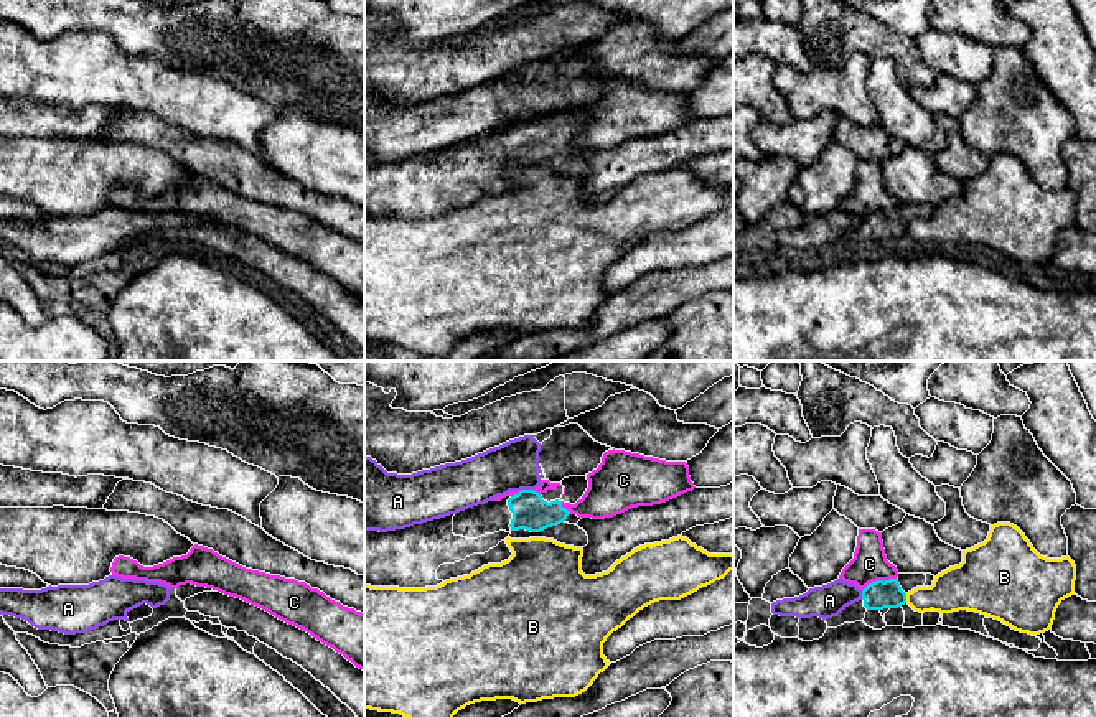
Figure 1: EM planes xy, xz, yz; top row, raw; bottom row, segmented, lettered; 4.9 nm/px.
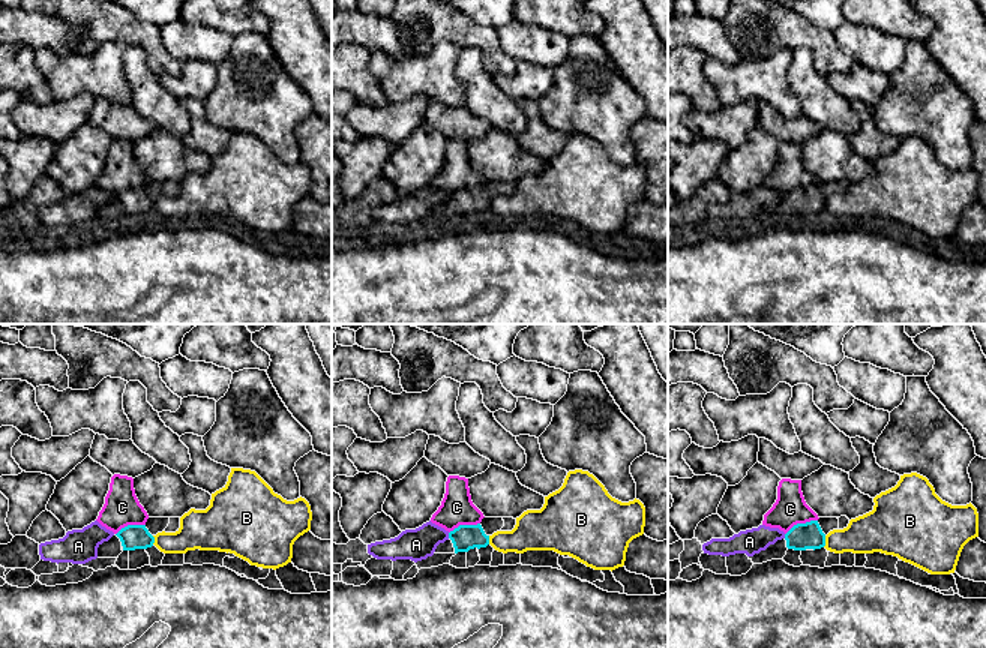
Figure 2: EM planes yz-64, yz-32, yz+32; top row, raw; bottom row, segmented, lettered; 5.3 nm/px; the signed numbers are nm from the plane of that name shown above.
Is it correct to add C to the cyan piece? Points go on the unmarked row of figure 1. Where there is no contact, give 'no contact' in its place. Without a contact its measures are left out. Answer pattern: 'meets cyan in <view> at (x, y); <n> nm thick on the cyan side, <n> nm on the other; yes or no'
meets cyan in yz at (879, 211); 140 nm thick on the cyan side, 170 nm on the other; no

